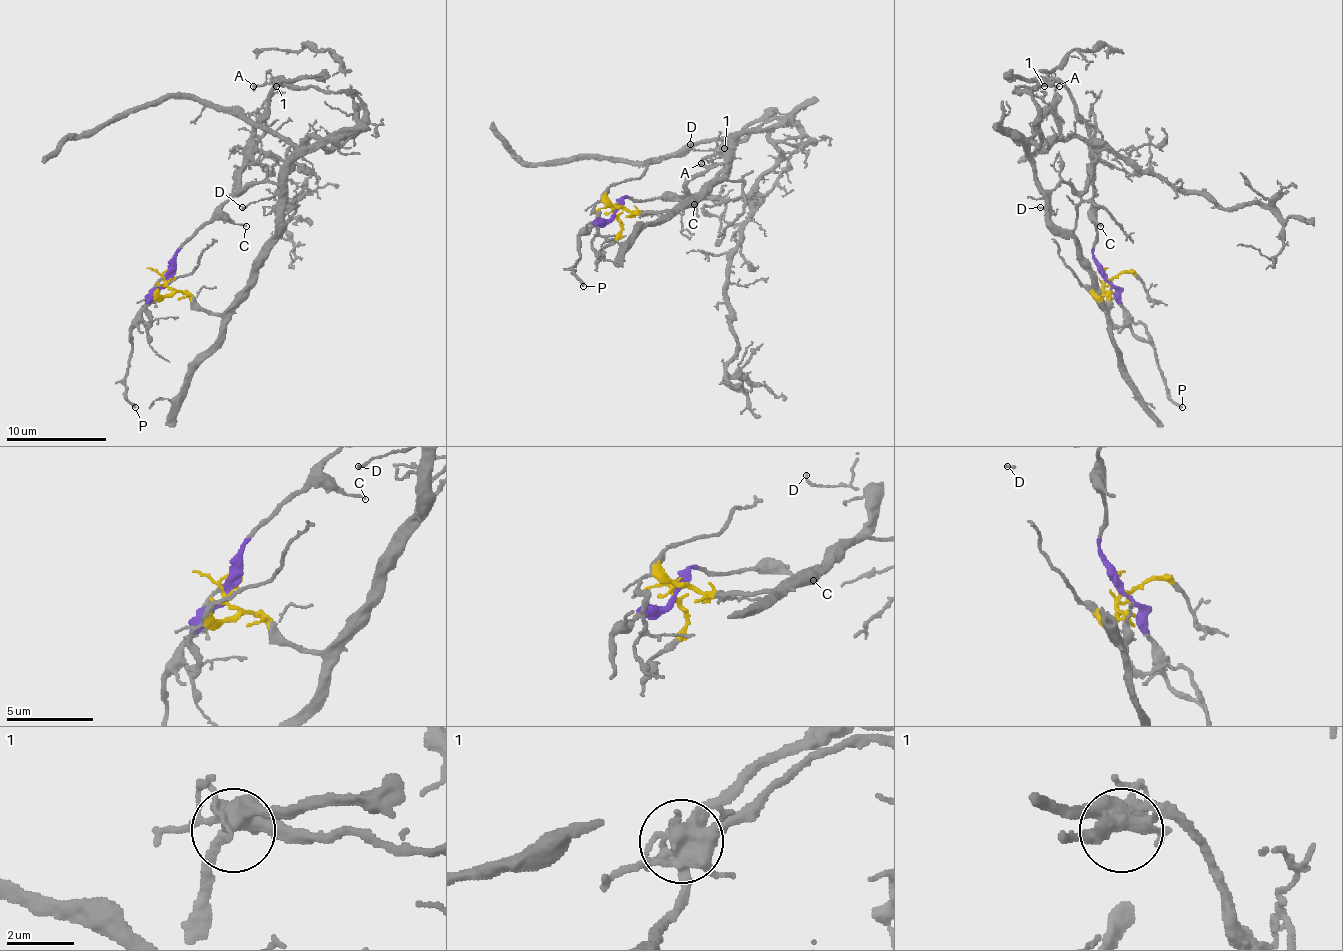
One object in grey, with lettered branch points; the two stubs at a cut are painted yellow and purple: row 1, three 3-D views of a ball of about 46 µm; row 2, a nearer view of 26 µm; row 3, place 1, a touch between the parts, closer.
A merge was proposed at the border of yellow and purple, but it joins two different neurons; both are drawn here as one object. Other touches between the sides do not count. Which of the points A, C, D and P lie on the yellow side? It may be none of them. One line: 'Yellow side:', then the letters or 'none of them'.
Yellow side: A, D

